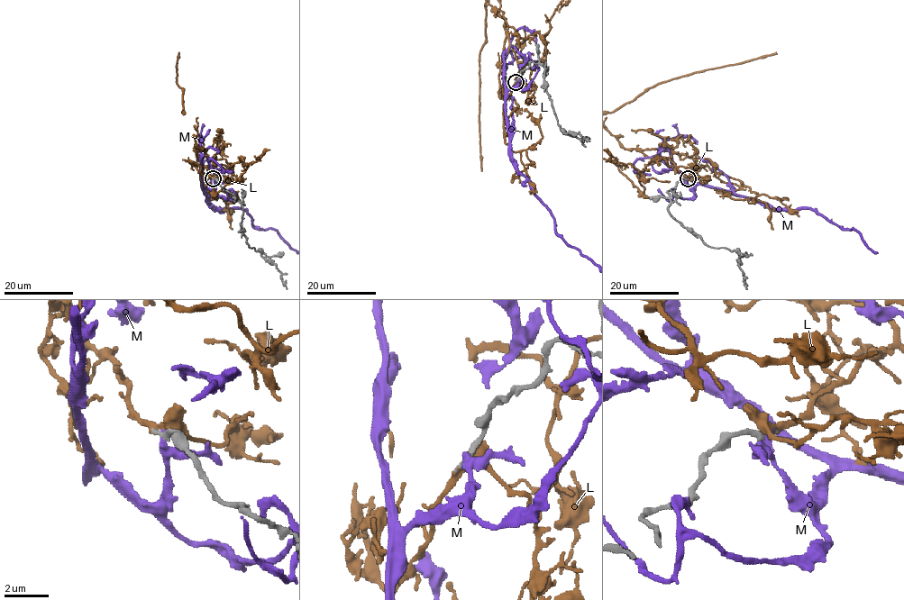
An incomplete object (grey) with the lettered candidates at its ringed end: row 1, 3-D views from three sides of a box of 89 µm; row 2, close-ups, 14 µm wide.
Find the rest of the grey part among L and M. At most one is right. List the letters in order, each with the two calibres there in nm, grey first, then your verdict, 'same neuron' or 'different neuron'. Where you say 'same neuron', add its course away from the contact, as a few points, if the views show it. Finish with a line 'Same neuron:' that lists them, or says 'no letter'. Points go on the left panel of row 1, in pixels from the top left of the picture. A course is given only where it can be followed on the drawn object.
L: calibres 280 and 360 nm; same neuron; course (213, 178), (196, 157), (204, 150), (196, 145), (195, 125), (183, 113), (183, 90), (177, 83), (179, 52)
M: calibres 320 and 320 nm; different neuron
Same neuron: L

